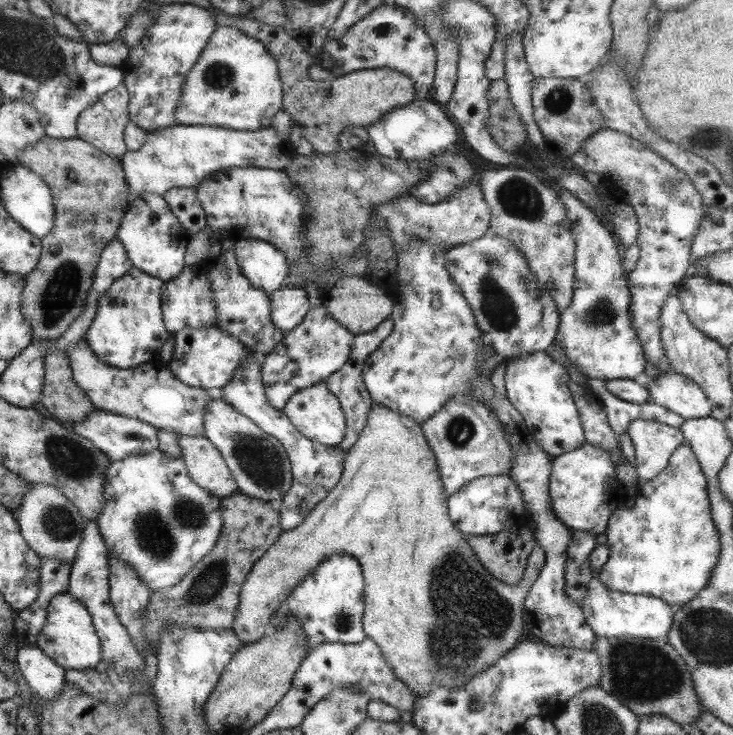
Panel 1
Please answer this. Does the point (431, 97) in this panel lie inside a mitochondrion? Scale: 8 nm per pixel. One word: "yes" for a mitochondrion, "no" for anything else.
no

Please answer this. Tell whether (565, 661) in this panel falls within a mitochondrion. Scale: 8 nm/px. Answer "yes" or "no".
no

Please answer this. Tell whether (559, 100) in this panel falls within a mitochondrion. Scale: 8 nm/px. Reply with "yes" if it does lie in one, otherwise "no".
yes

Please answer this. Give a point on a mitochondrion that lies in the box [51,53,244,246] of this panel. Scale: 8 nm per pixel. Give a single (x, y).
(216, 75)

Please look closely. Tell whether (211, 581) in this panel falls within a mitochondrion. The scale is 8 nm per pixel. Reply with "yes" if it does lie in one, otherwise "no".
yes

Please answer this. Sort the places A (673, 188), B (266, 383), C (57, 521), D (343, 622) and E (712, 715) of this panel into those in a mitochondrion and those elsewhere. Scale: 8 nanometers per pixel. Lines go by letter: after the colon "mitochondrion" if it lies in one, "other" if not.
A: mitochondrion
B: other
C: mitochondrion
D: mitochondrion
E: other

